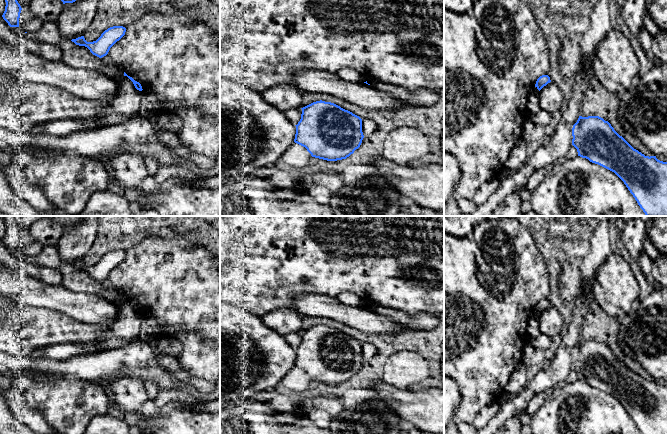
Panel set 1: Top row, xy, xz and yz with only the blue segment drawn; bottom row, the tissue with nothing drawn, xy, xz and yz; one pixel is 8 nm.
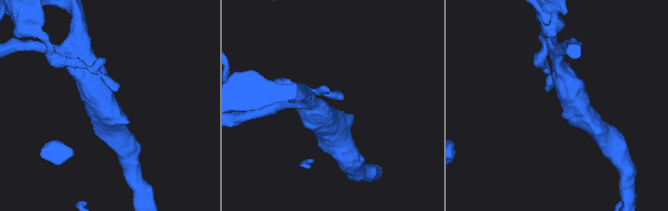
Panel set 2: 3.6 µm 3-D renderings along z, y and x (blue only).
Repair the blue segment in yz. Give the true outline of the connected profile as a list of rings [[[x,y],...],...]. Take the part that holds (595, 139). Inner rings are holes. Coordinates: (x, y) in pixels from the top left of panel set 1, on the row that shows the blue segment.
[[[579,116],[572,136],[578,156],[614,172],[646,216],[667,216],[667,162],[634,149],[599,116]]]

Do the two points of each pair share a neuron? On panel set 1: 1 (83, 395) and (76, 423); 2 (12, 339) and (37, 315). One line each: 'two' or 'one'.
1: one
2: one

